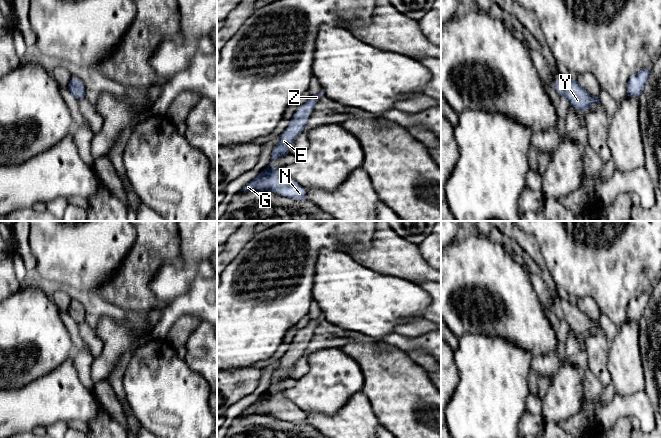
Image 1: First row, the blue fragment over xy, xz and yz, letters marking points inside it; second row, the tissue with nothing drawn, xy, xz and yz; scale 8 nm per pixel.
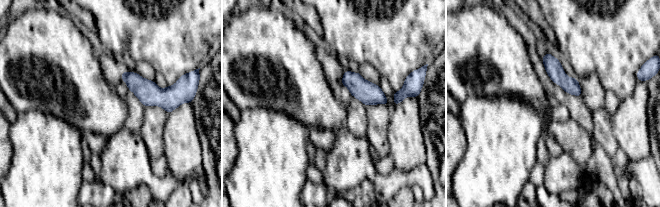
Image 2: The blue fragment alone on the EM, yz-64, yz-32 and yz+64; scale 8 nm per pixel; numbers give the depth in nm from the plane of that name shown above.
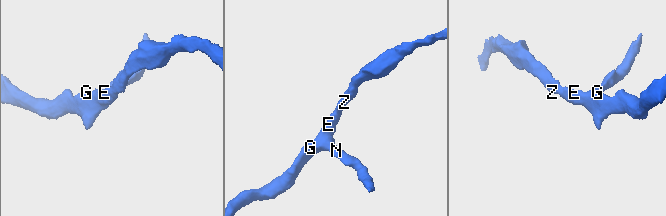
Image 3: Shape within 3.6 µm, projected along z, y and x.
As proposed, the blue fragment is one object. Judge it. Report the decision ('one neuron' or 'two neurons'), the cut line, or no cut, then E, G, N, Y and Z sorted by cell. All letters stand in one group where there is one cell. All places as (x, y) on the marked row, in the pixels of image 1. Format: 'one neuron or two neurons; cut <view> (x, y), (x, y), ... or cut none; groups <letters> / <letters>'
one neuron; cut none; groups E G N Y Z

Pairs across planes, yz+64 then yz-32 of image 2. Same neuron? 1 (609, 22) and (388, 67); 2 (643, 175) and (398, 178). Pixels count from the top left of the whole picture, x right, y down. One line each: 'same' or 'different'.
1: same
2: same

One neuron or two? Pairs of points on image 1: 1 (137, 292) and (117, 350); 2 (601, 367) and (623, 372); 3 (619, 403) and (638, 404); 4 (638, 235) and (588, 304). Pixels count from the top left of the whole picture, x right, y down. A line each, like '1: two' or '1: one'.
1: two
2: two
3: one
4: two

